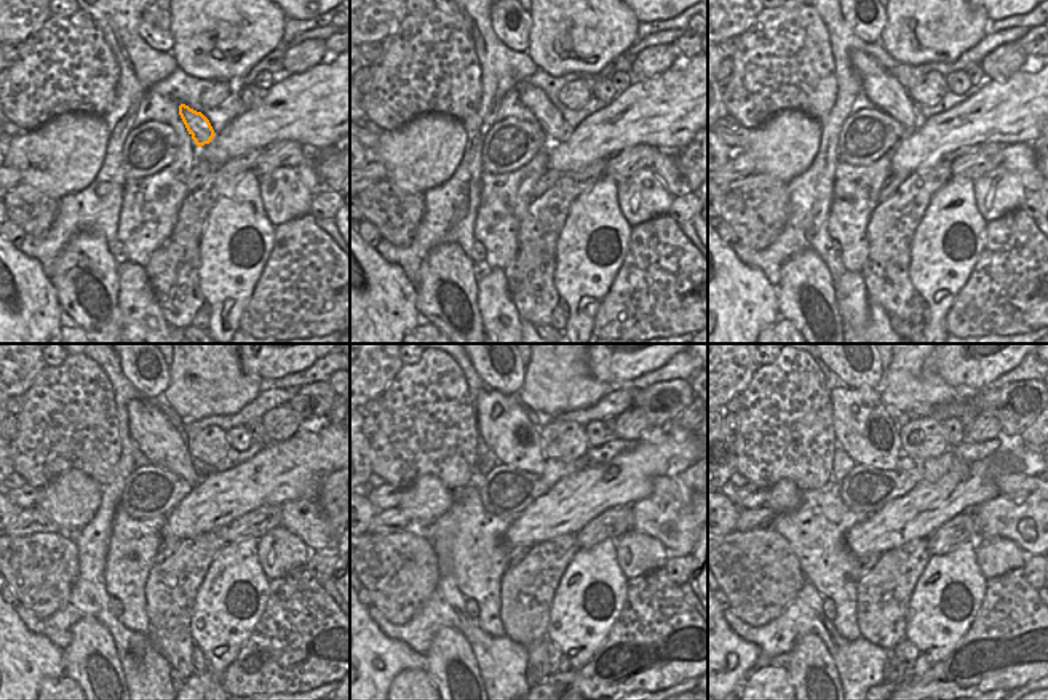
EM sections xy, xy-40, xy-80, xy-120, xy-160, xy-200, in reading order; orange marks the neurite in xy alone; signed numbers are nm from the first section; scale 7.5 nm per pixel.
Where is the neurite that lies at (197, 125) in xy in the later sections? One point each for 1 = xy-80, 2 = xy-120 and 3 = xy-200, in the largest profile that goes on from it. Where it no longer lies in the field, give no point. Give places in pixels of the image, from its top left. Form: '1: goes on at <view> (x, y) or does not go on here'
1: goes on at xy-80 (881, 87)
2: goes on at xy-120 (157, 438)
3: goes on at xy-200 (863, 429)

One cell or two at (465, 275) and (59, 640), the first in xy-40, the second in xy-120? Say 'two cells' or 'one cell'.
two cells

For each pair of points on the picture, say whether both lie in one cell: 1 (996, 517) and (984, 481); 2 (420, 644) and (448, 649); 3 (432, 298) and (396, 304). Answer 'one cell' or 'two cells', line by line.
1: two cells
2: two cells
3: two cells

